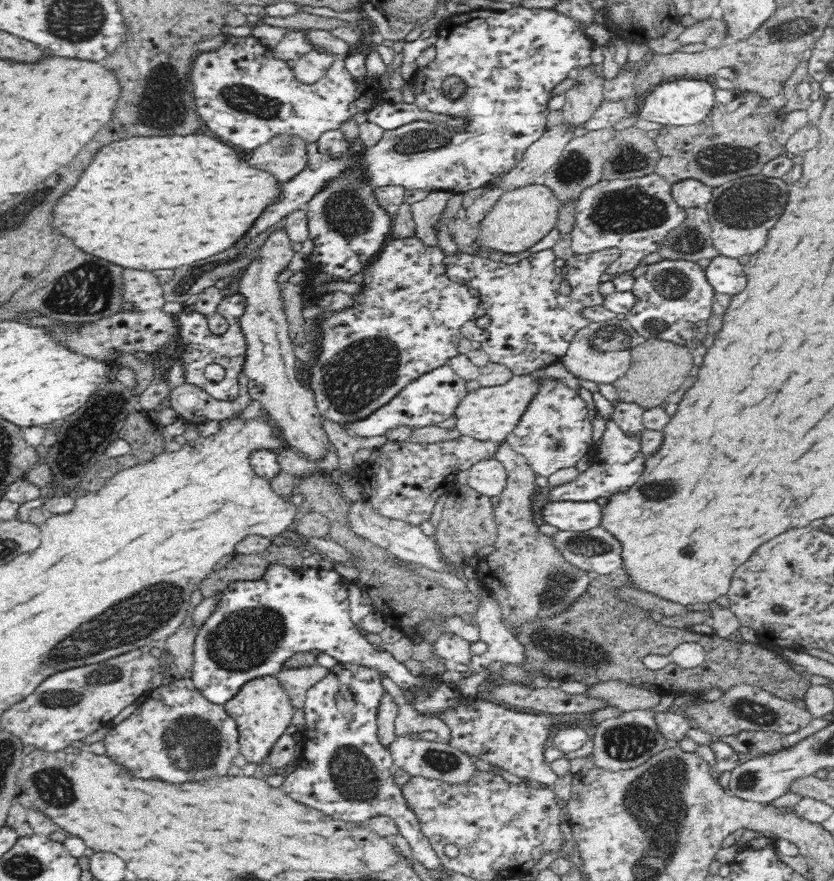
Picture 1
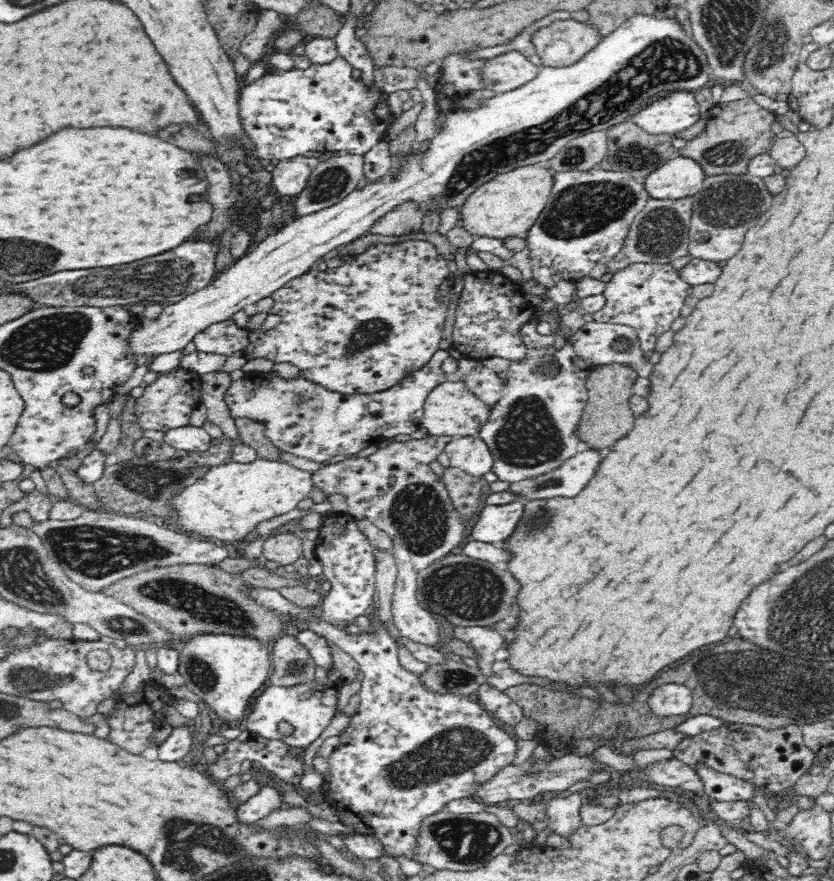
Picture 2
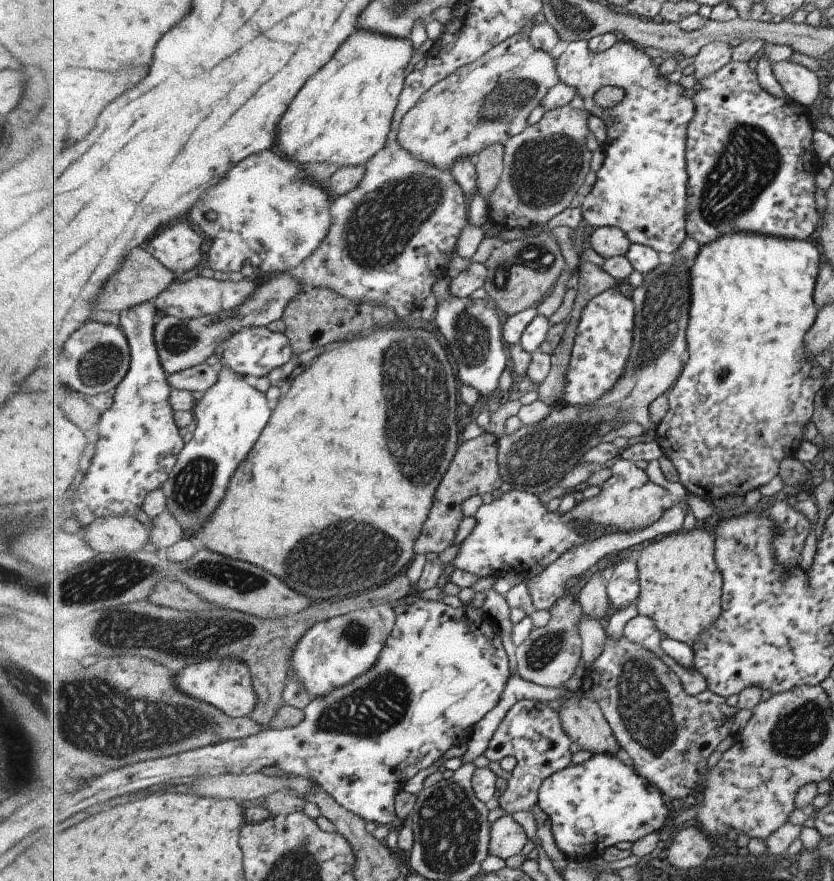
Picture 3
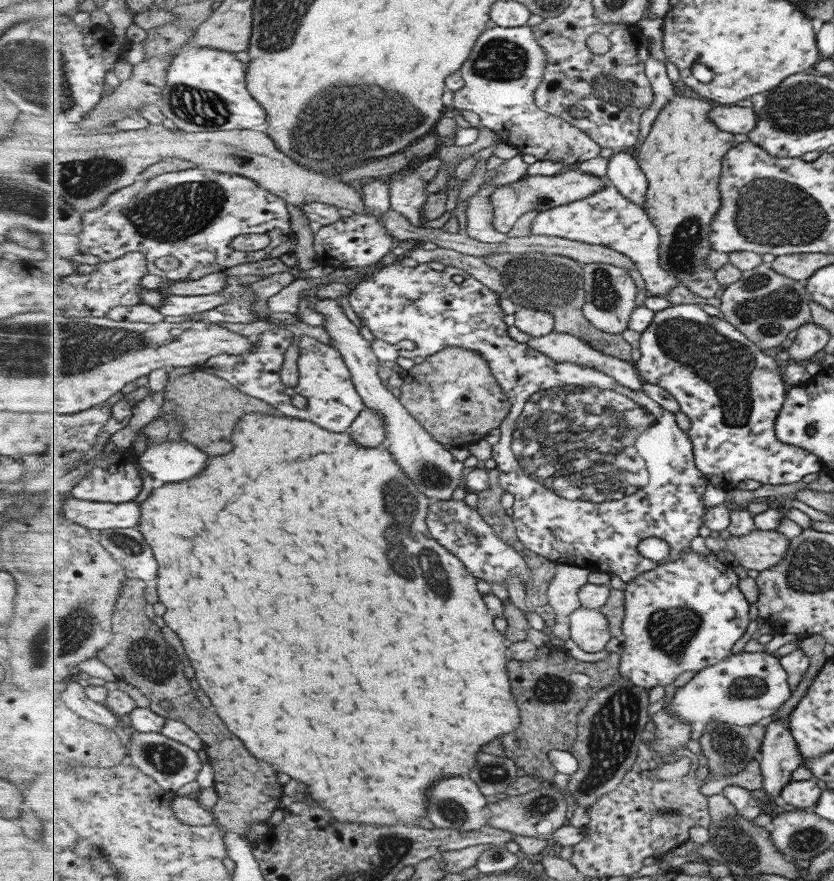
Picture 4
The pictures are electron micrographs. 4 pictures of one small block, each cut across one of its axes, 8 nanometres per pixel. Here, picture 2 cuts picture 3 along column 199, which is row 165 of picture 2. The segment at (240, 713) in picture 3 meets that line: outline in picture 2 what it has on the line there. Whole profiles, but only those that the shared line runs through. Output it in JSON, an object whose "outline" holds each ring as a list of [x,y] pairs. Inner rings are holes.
{"outline":[[[678,155],[662,163],[643,181],[651,198],[658,200],[678,200],[693,197],[702,190],[704,169],[694,159]]]}

